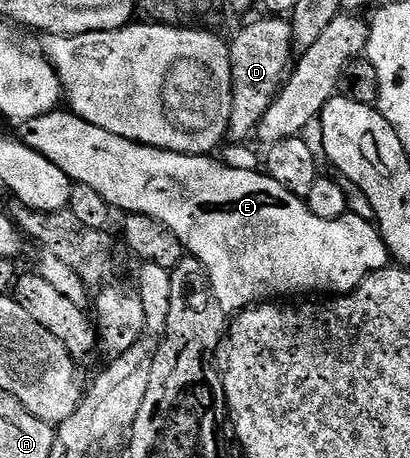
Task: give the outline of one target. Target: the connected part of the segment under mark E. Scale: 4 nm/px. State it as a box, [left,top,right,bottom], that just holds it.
[17,110,389,314]

